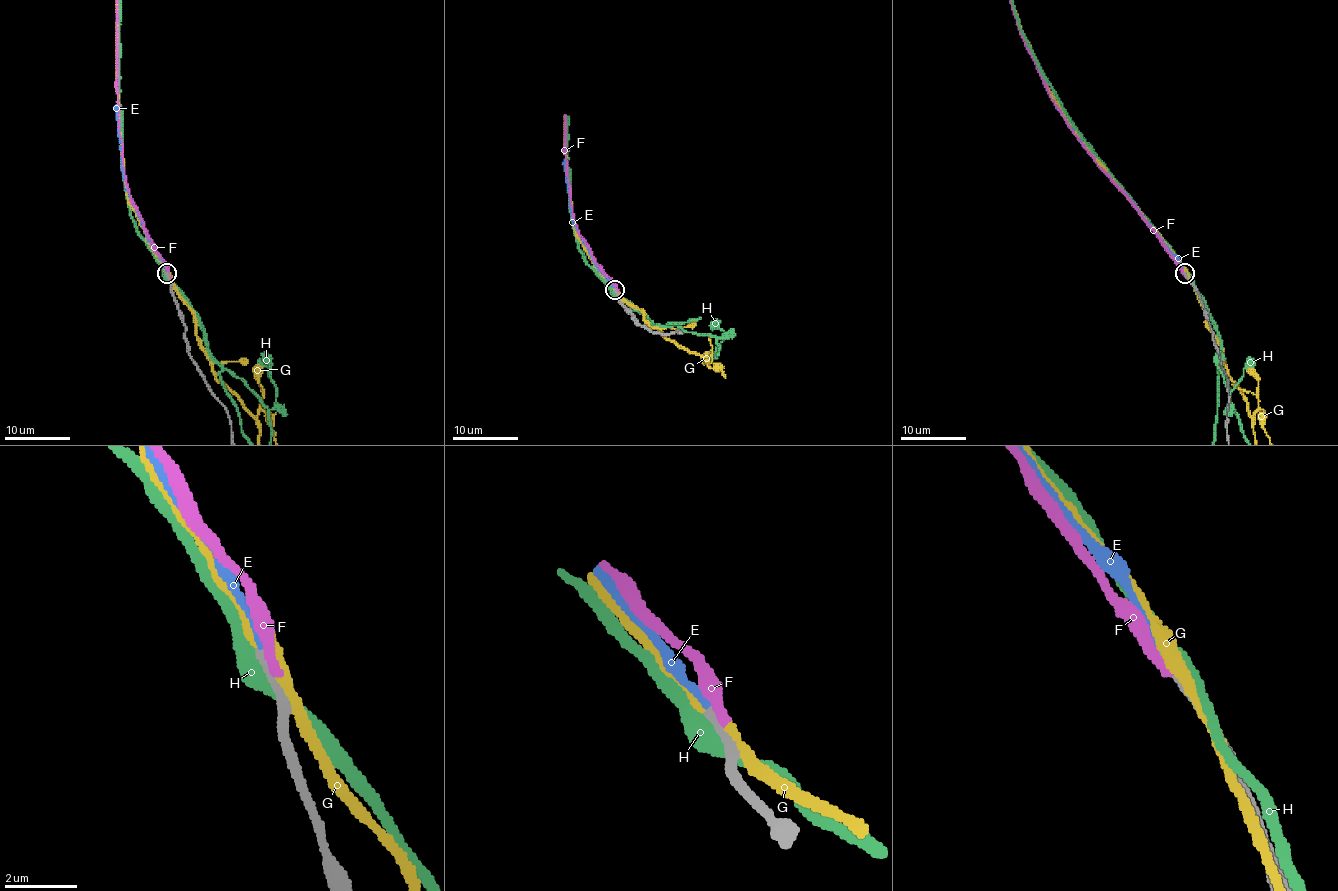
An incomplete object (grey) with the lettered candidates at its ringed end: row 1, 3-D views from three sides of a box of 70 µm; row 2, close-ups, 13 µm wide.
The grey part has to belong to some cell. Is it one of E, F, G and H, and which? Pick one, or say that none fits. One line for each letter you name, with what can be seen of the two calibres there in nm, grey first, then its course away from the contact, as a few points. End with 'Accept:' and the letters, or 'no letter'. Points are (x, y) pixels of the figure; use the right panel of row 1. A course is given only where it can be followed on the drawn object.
E: Thickness 190 nm (grey) against 200 nm
Accept: E

